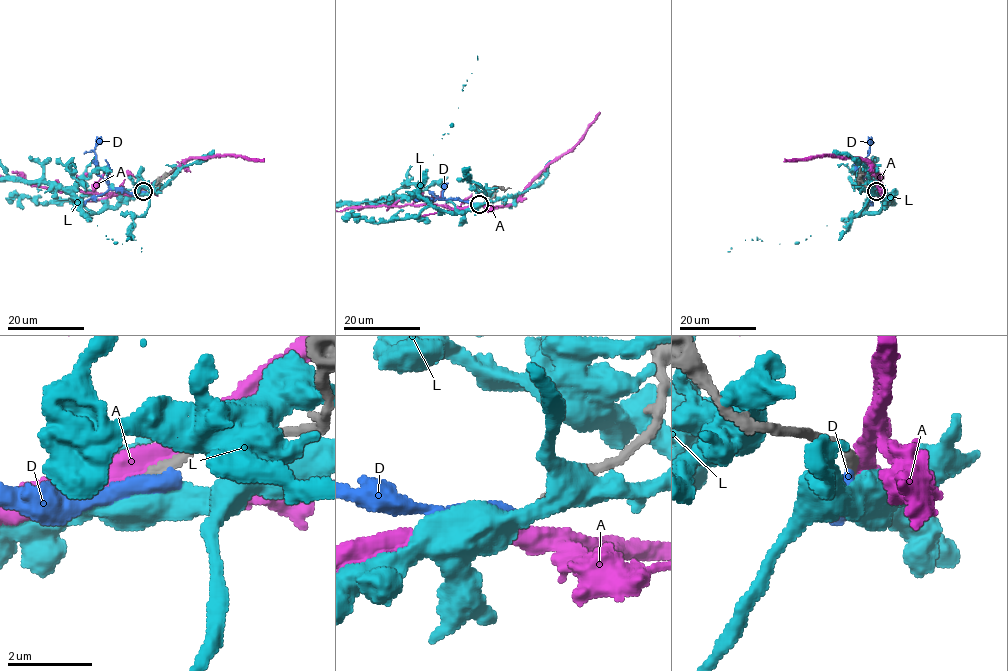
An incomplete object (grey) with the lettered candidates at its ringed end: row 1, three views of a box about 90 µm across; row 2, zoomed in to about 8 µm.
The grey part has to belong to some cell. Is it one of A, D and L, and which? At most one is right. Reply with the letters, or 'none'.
none

